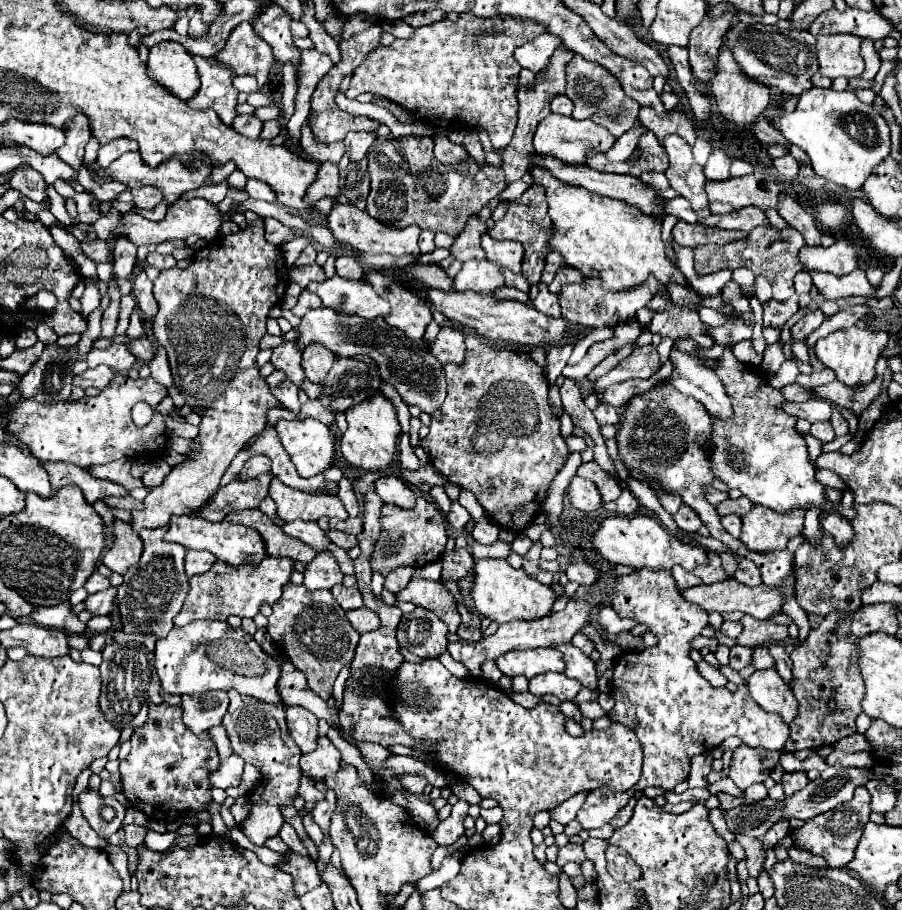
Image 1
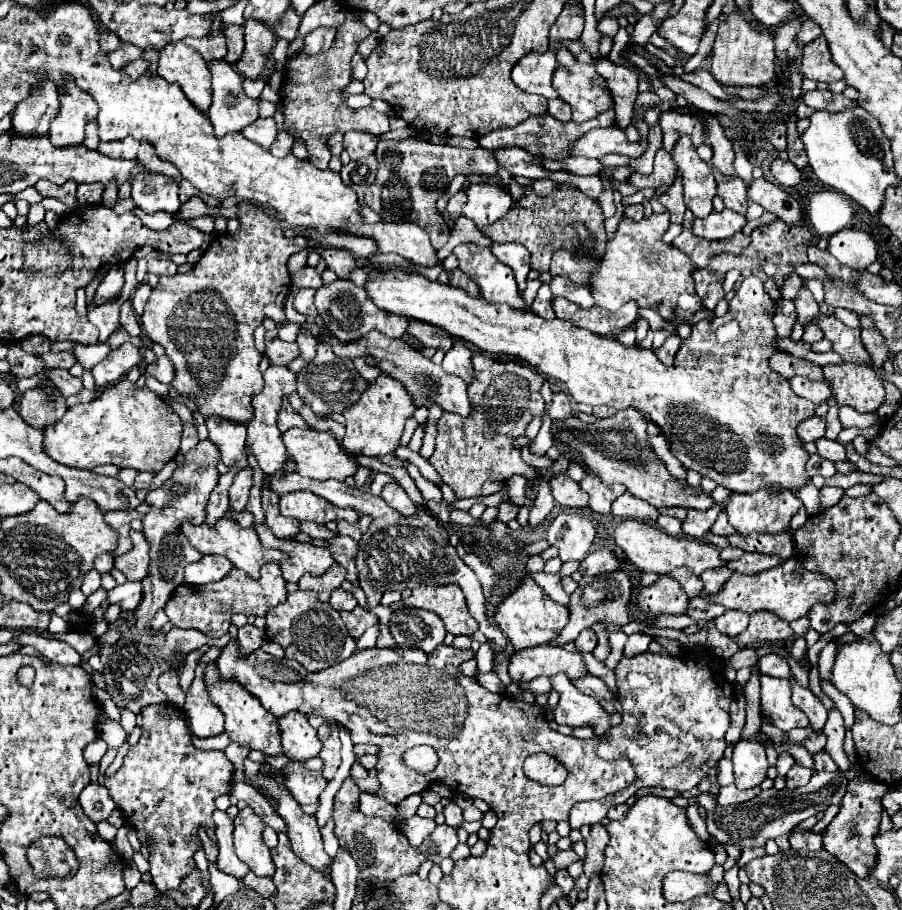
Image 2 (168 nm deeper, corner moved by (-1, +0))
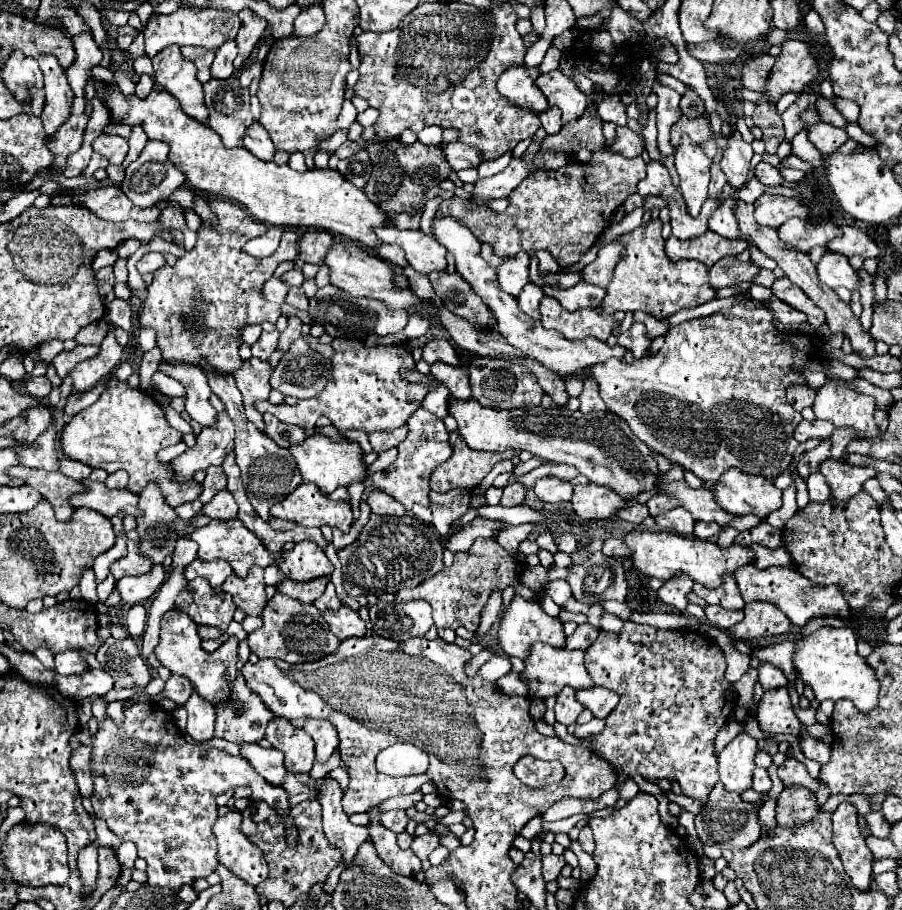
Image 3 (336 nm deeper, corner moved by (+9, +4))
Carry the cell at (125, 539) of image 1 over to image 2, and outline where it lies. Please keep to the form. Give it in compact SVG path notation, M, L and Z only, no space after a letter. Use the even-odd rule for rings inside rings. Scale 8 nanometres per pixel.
M130 530L132 550L114 558L114 568L118 568L128 580L142 580L148 576L148 544L142 532Z

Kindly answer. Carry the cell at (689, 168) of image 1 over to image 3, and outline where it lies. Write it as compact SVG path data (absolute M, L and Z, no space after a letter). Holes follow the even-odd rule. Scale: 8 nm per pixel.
M688 136L682 138L682 144L676 150L674 158L676 158L676 172L680 176L680 190L684 194L688 214L696 216L708 198L712 160L706 156L700 144L688 140Z

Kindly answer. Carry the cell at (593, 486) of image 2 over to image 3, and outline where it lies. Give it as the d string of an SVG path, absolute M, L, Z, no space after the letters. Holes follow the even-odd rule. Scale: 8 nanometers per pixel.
M598 484L574 486L572 508L582 520L606 520L616 510L624 508L626 500L620 498L612 488L604 488Z

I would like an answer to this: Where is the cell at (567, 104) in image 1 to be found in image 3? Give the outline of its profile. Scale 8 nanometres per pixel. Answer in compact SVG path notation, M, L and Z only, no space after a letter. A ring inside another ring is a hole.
M550 108L546 112L540 114L540 122L542 128L546 130L546 134L558 134L562 128L562 120L560 120L560 110L558 108Z

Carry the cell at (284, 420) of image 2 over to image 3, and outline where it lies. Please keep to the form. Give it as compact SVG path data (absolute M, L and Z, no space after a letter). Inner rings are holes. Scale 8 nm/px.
M264 414L264 422L266 422L264 434L270 436L280 448L290 448L292 444L304 442L304 430L302 428L284 424L284 422L276 420L272 414Z

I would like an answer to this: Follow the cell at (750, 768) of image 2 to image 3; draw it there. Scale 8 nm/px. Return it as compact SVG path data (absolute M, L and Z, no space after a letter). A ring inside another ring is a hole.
M742 732L718 754L718 774L726 790L740 794L752 788L756 752L756 740Z

